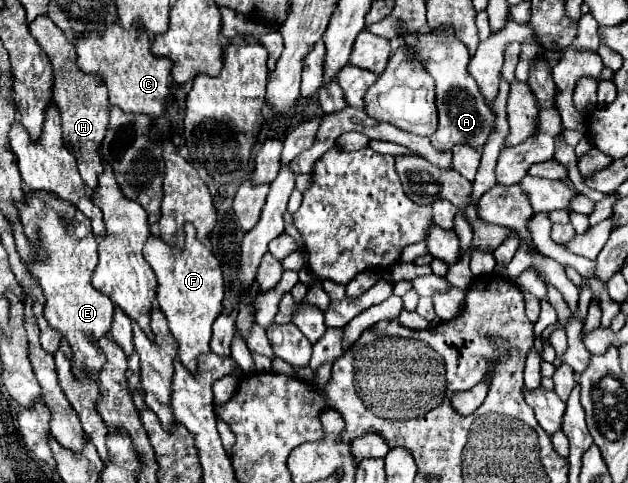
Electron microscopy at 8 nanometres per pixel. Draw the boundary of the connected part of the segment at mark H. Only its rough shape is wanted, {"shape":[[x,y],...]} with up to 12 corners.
{"shape":[[49,17],[29,29],[53,63],[65,147],[91,191],[103,173],[105,85]]}

